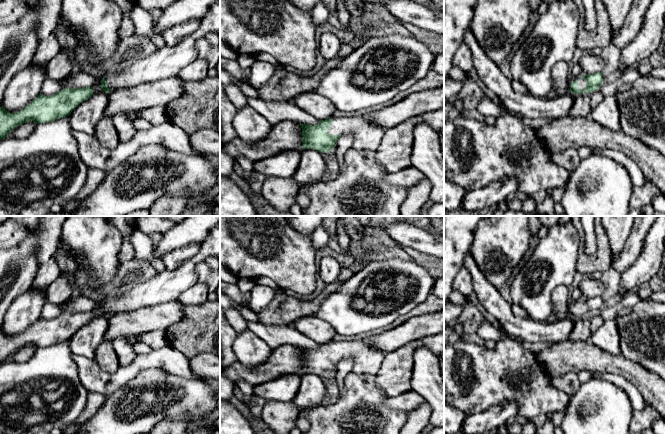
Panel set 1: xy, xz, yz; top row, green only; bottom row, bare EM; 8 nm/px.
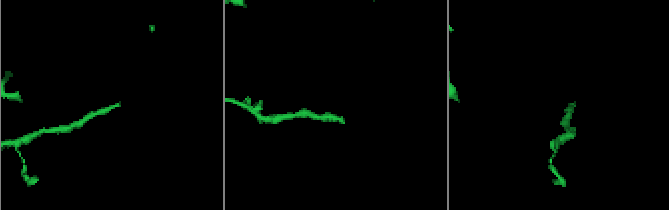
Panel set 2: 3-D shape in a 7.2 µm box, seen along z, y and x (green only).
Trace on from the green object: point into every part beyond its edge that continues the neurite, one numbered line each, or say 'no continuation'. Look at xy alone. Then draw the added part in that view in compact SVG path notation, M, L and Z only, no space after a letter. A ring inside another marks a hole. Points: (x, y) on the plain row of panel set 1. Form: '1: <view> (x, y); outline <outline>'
1: xy (166, 286); outline M220 223L209 231L194 256L175 270L157 272L152 278L134 284L122 294L109 297L105 301L107 311L114 315L179 300L183 292L198 282L196 265L211 256L220 257Z

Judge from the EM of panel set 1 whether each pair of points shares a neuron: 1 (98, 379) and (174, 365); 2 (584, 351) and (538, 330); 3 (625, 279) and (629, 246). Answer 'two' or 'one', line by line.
1: one
2: two
3: two

